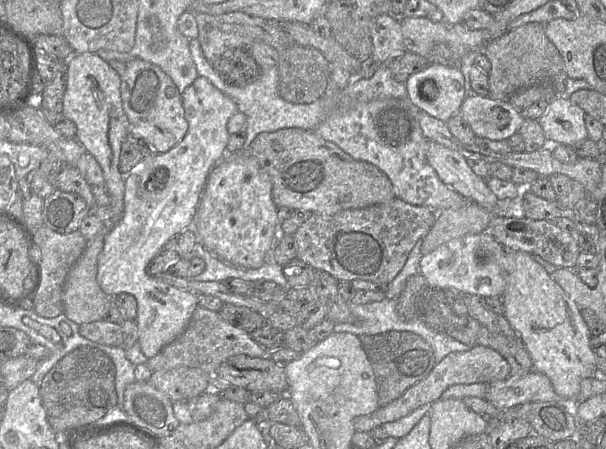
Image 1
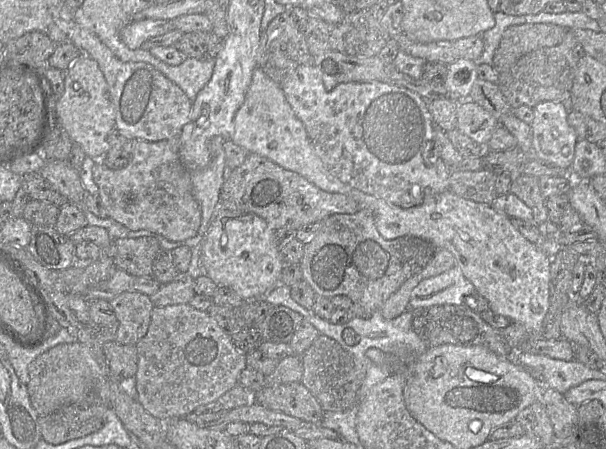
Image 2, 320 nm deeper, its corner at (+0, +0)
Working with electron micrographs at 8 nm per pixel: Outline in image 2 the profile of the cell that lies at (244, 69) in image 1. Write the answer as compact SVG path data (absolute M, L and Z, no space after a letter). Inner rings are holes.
M194 31L184 33L173 46L185 57L196 59L212 59L222 48L224 39L220 39L212 31Z

